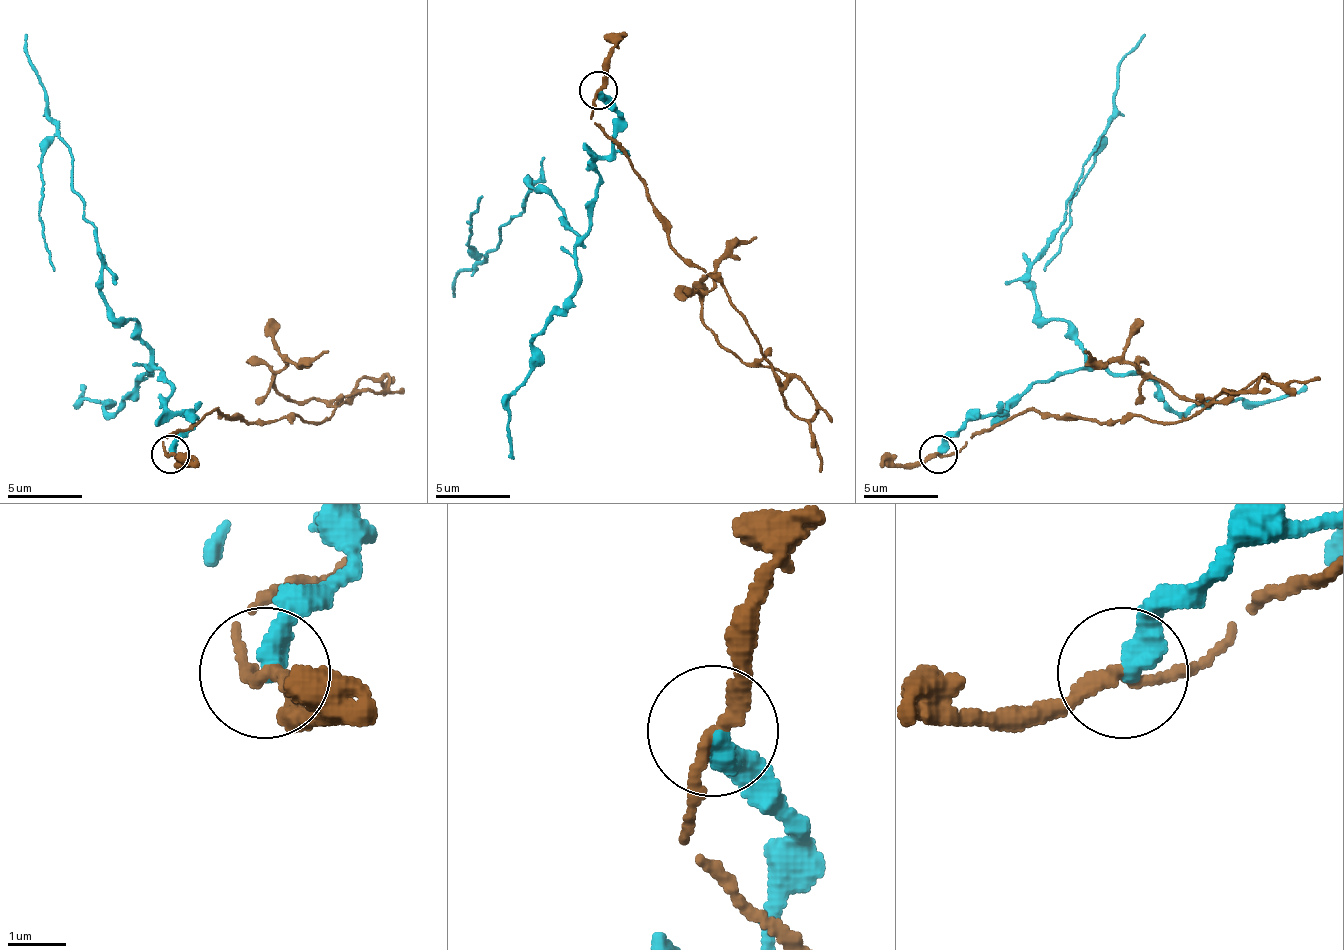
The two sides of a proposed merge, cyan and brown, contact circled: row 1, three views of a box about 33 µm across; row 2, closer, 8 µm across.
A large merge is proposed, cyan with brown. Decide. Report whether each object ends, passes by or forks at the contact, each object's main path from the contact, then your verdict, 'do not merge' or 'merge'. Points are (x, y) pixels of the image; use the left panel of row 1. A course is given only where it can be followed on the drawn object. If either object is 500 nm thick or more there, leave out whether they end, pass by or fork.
cyan ends; brown passes by; course cyan (171, 455), (194, 425), (167, 406), (141, 327), (107, 304), (58, 139), (40, 169), (55, 270); course brown (171, 455), (164, 440), (213, 409), (322, 421), (333, 409), (295, 402), (273, 379), (292, 361), (329, 349); do not merge

